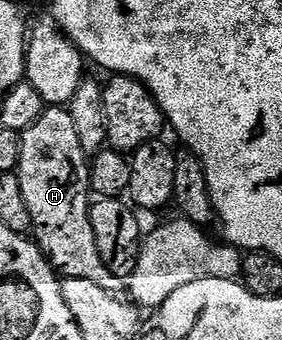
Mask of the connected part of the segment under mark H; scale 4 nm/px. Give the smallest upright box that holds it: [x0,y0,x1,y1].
[16,107,123,294]

